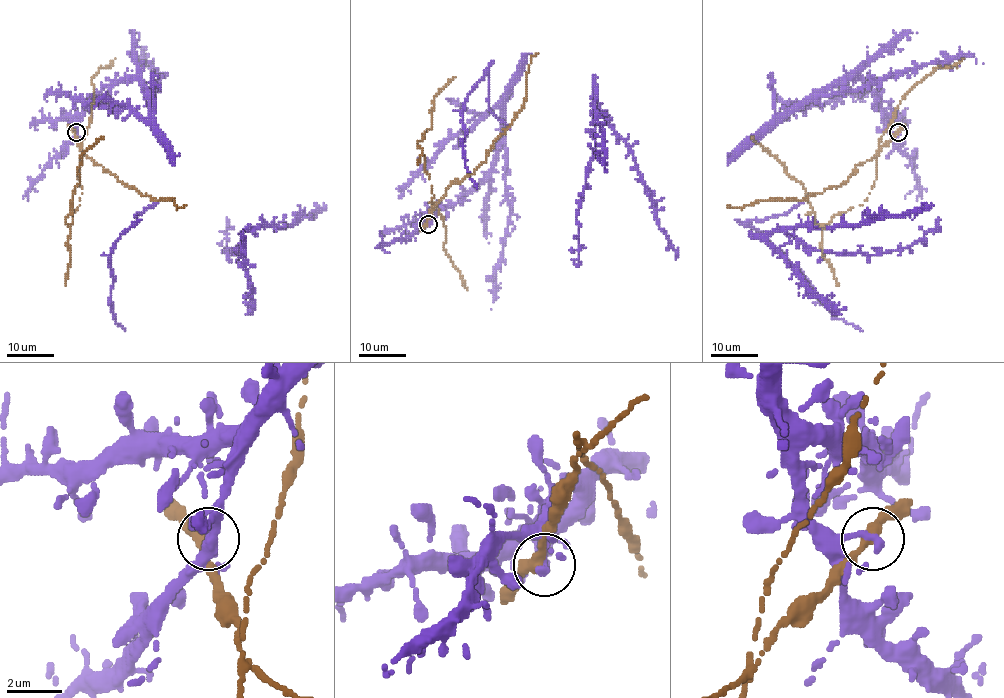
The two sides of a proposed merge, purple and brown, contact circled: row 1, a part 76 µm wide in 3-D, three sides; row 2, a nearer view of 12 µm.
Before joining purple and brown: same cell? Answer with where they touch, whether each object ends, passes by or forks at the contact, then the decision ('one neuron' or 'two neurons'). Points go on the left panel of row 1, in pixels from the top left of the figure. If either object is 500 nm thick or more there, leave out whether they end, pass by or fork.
place (76, 132); purple ends; brown passes by; two neurons

